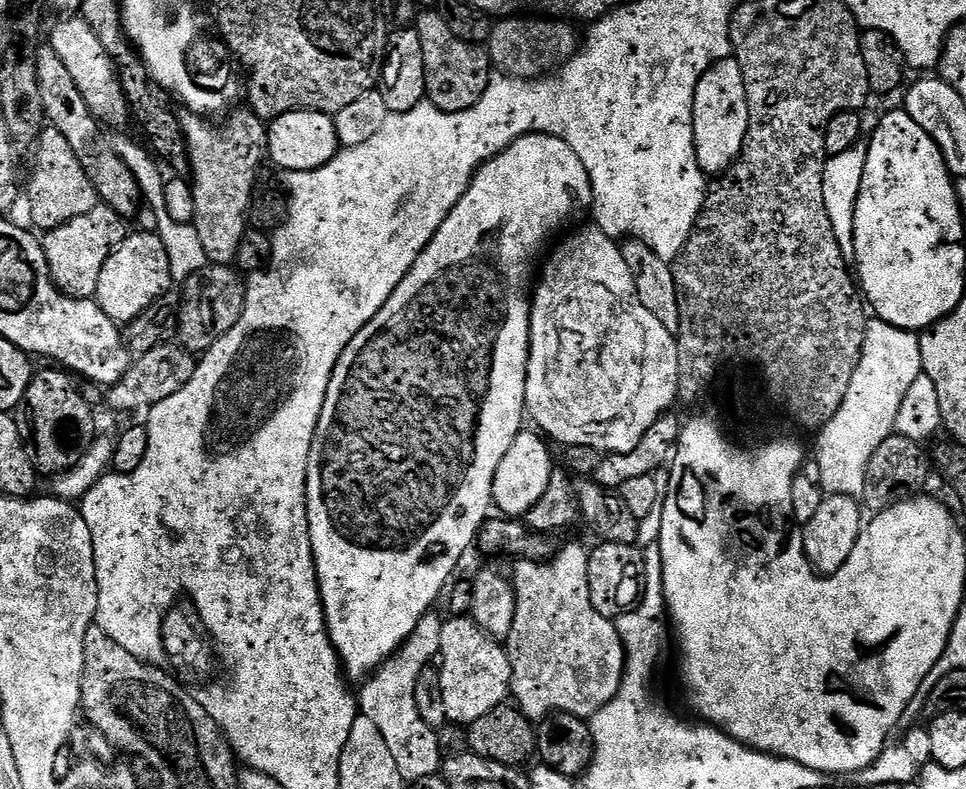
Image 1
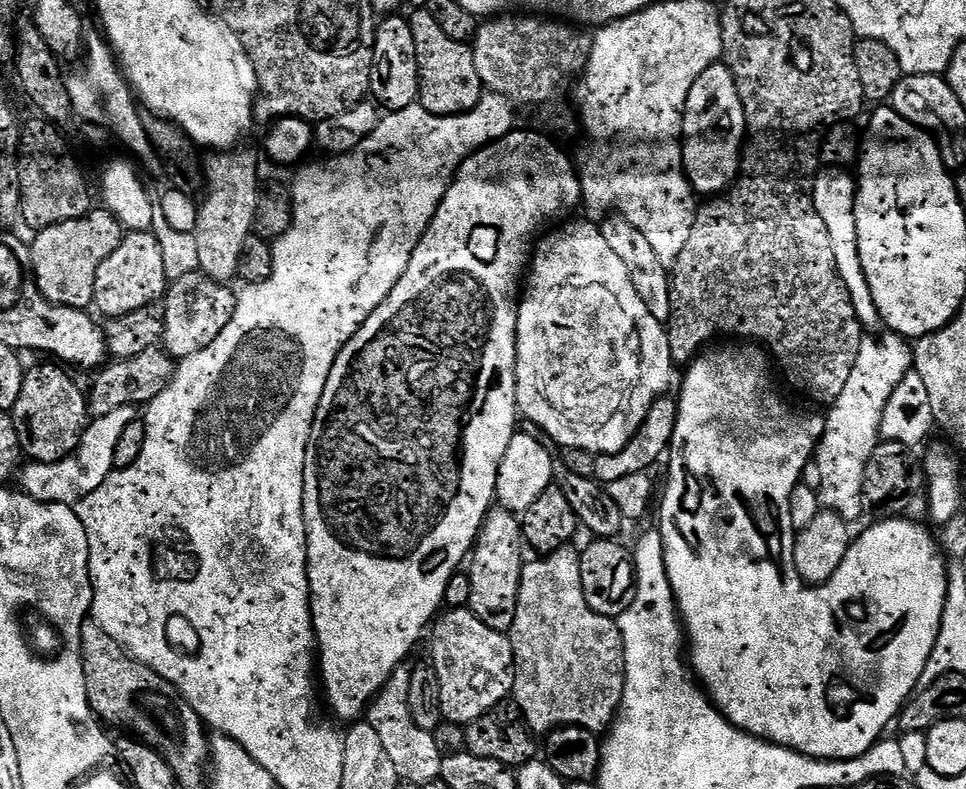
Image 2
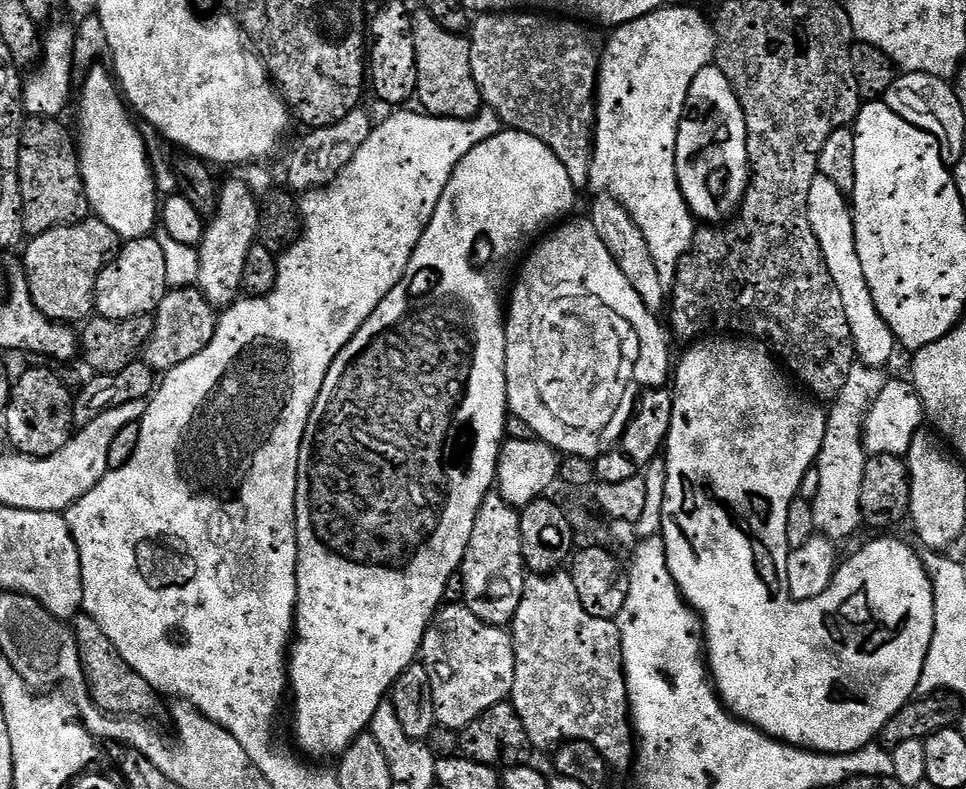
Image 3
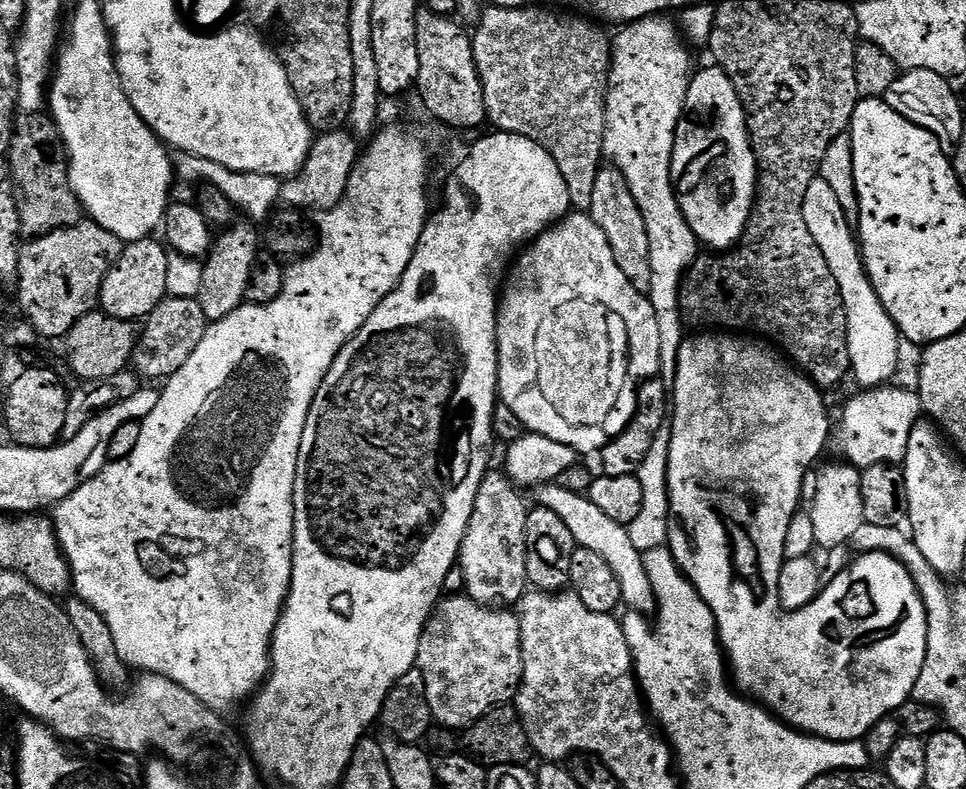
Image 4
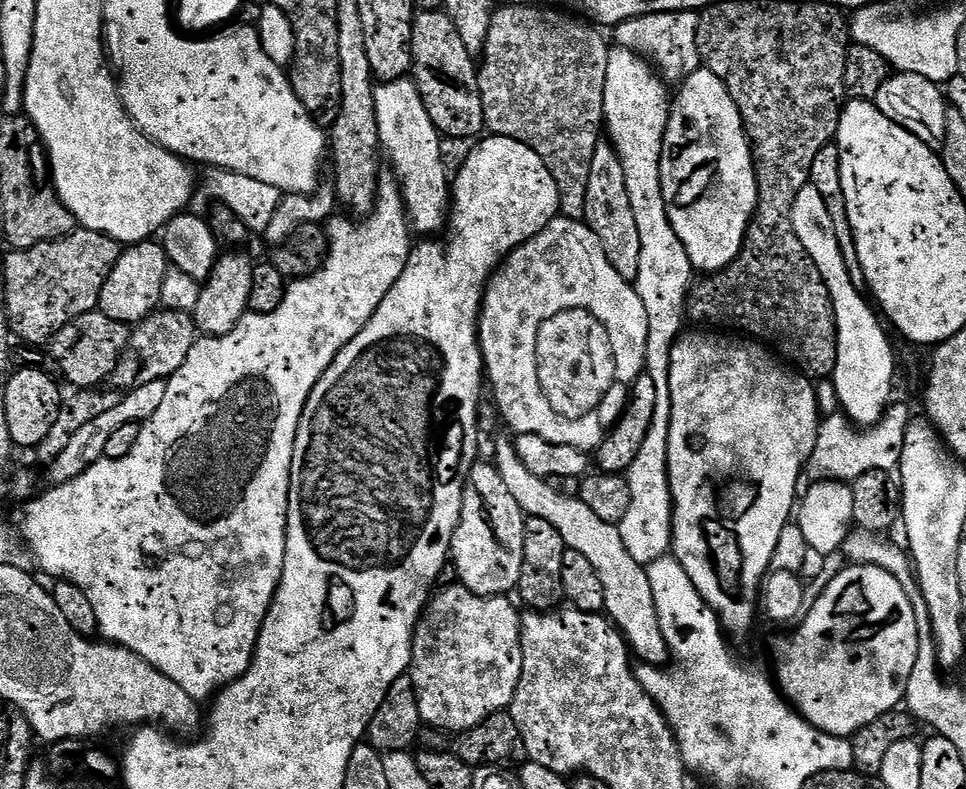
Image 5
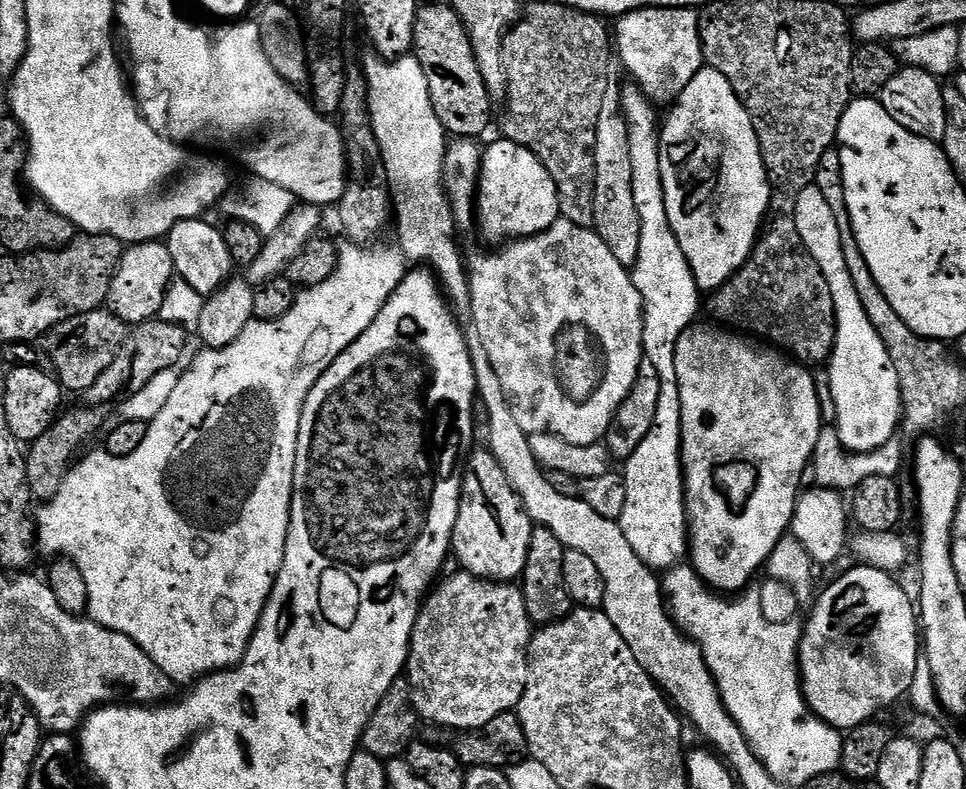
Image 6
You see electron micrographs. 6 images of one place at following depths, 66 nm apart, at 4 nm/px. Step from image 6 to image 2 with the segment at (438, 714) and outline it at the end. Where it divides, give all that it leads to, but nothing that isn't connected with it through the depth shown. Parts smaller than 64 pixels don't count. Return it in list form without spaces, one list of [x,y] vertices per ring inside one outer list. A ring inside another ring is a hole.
[[[467,607],[446,612],[430,628],[430,666],[438,674],[440,709],[444,720],[449,724],[467,726],[471,720],[505,703],[513,695],[516,659],[511,639],[503,632],[490,630],[490,626],[486,626],[486,622]]]

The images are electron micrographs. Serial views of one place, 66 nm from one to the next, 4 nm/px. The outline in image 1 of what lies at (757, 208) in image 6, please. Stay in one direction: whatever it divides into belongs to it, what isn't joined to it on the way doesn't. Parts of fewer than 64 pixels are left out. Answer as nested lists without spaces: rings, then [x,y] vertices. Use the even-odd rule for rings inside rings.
[[[735,58],[720,60],[702,78],[694,94],[694,142],[698,166],[705,177],[716,178],[740,156],[748,129],[748,103],[742,70]]]

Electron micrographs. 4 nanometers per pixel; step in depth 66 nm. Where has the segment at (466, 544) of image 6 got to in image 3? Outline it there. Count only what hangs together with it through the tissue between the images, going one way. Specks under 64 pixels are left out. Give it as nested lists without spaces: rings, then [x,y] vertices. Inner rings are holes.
[[[490,494],[482,502],[476,515],[474,530],[466,546],[462,577],[464,576],[463,603],[482,622],[511,625],[514,614],[518,614],[518,602],[522,602],[526,565],[522,542],[521,513],[503,496]]]

